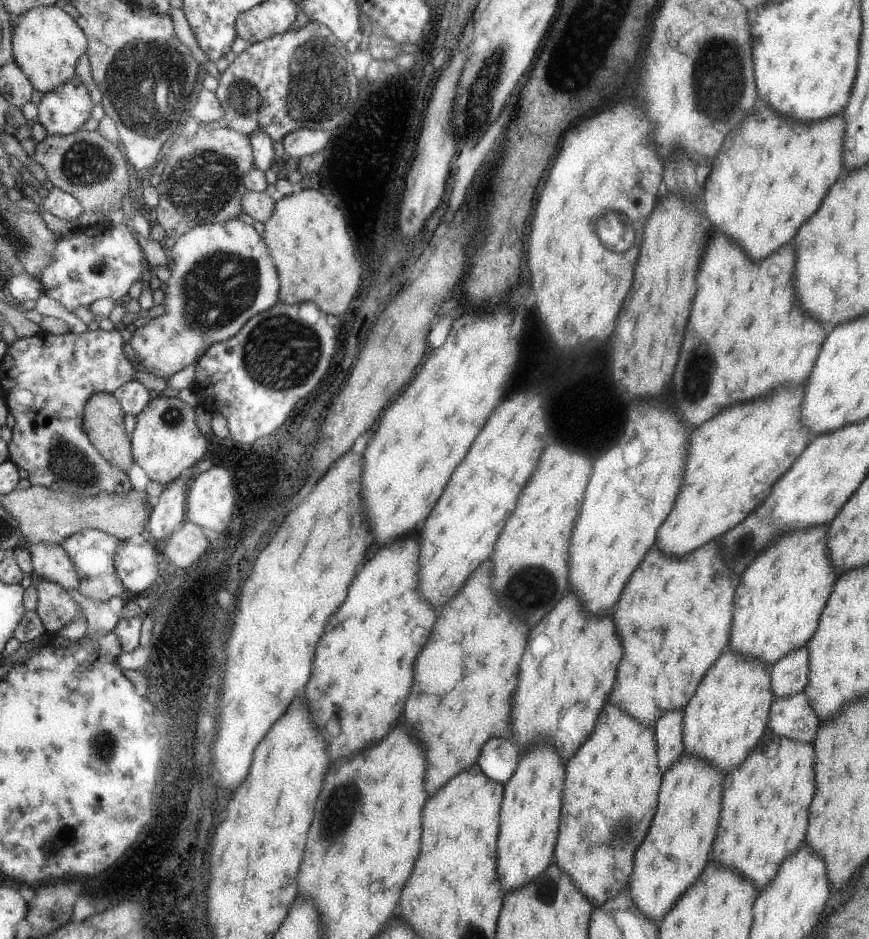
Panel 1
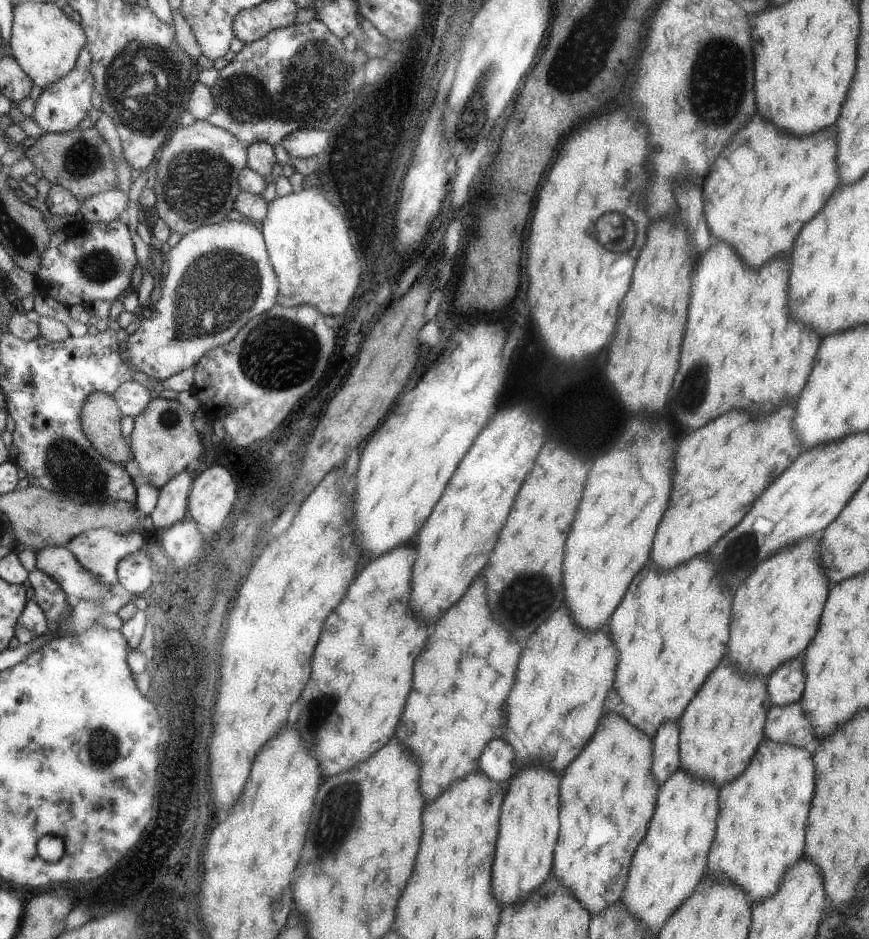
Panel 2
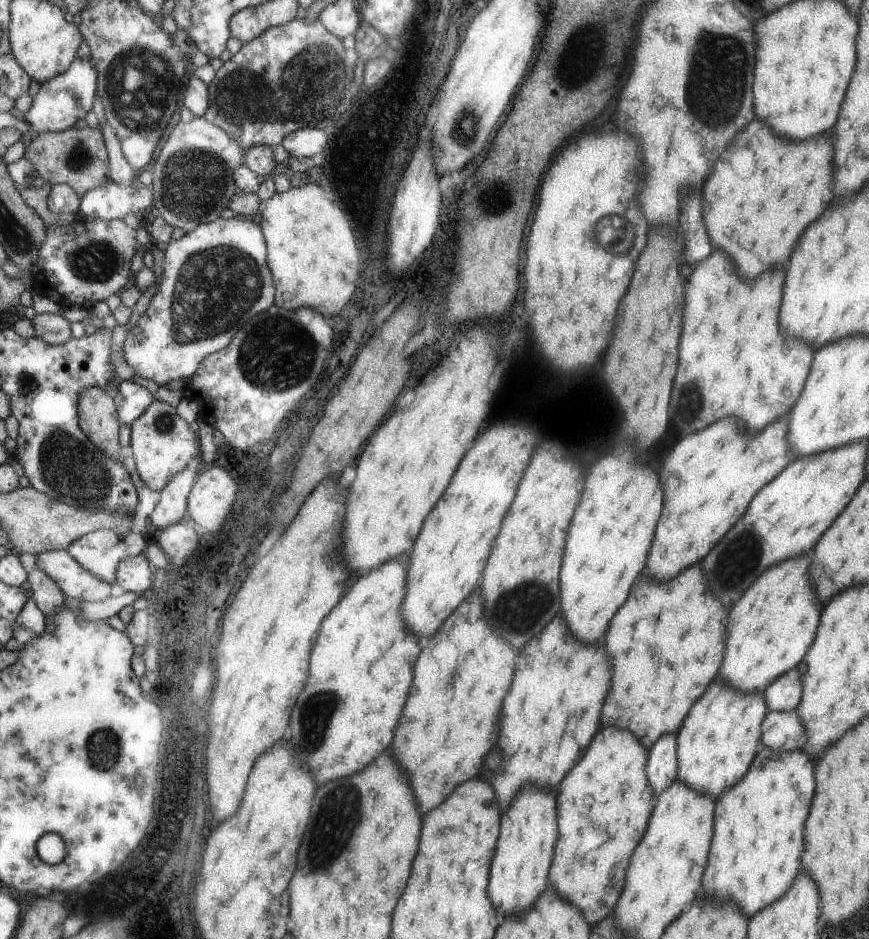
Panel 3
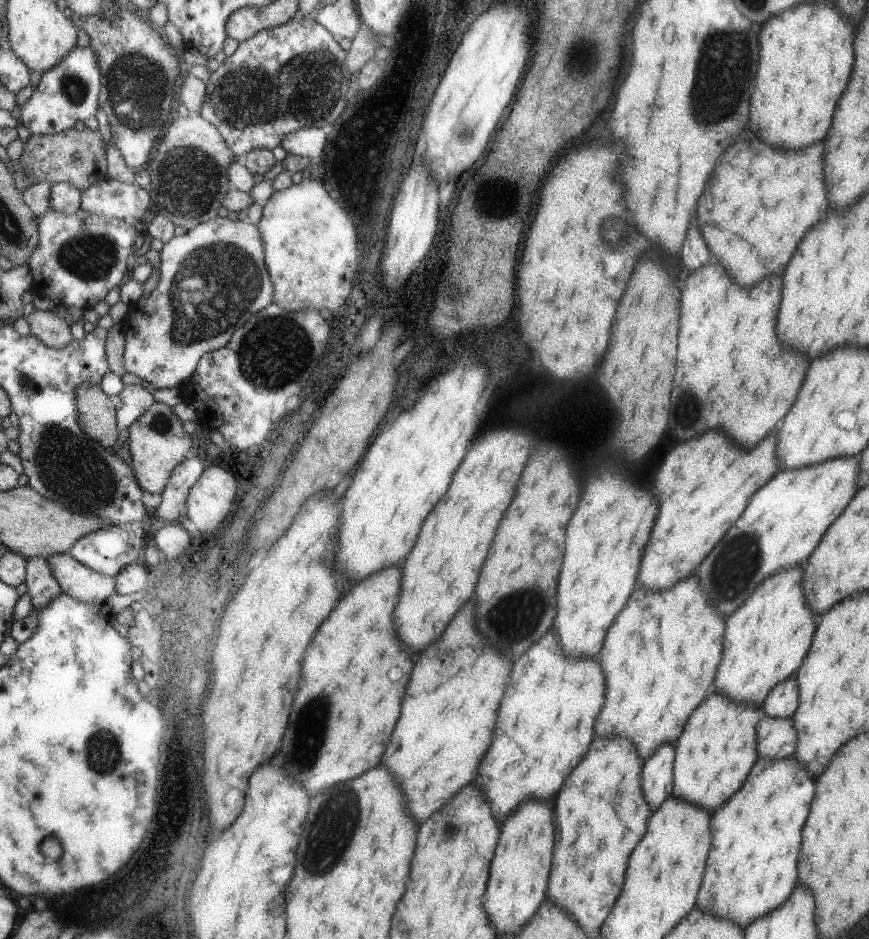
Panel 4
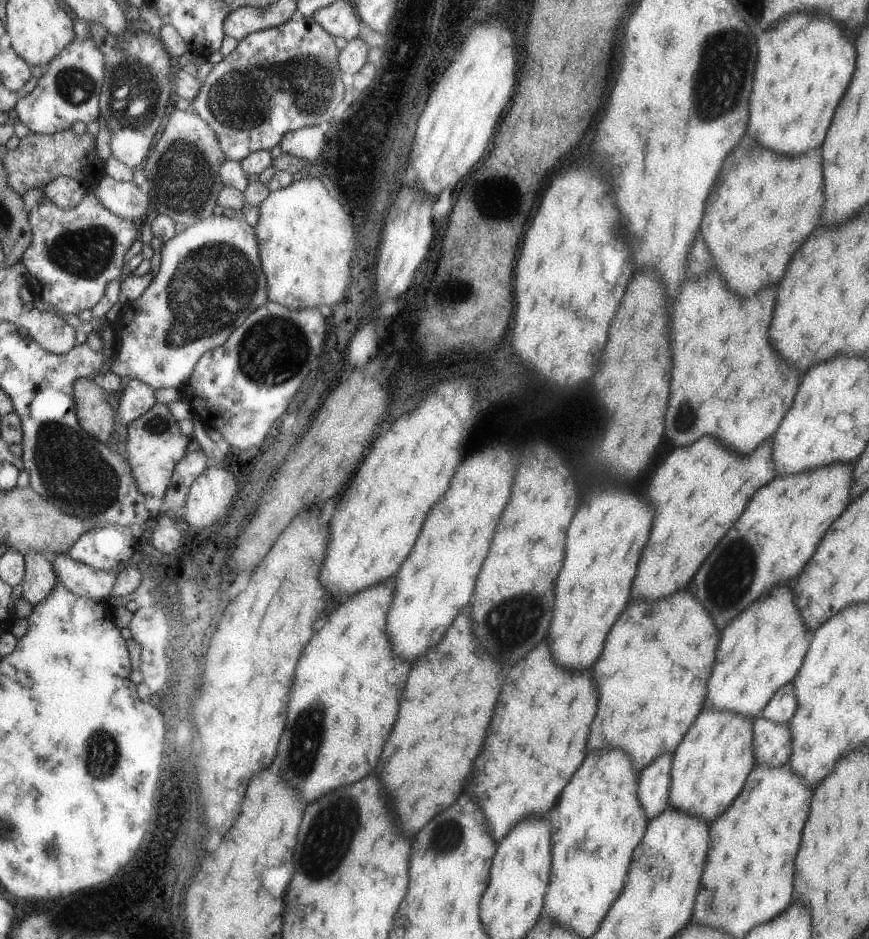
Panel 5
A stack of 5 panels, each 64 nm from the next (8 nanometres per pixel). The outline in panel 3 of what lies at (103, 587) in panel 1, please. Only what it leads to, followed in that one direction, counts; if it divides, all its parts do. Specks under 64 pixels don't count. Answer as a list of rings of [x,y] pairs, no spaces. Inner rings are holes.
[[[99,529],[86,534],[70,544],[68,551],[75,557],[75,560],[82,564],[87,570],[101,577],[108,583],[115,584],[118,579],[118,566],[122,560],[131,558],[145,551],[145,542],[139,533],[120,533],[113,529]]]

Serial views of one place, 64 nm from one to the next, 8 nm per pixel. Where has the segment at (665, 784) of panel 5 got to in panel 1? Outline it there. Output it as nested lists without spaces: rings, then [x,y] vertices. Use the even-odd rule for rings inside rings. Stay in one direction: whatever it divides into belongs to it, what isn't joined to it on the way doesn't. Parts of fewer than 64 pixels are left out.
[[[683,709],[665,712],[655,724],[655,732],[659,732],[659,774],[665,774],[683,753]]]

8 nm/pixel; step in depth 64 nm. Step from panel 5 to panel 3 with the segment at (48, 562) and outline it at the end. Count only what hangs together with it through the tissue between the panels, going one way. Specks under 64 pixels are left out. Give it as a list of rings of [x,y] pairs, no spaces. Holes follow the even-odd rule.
[[[37,563],[35,569],[31,570],[29,574],[27,581],[31,584],[33,598],[46,616],[53,618],[66,603],[66,594],[61,585]]]

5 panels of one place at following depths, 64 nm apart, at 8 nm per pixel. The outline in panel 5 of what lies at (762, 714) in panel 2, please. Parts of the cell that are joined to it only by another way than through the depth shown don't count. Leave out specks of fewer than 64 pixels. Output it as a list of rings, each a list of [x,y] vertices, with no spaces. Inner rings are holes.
[[[702,707],[673,752],[670,772],[669,807],[711,822],[741,790],[753,768],[752,720],[713,707]]]

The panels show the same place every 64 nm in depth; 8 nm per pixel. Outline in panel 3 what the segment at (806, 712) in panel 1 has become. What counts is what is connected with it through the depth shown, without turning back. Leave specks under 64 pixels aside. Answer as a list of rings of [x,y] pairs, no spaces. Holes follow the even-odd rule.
[[[795,710],[769,711],[761,724],[761,746],[769,746],[777,751],[795,750],[805,742],[803,726],[795,714]]]

